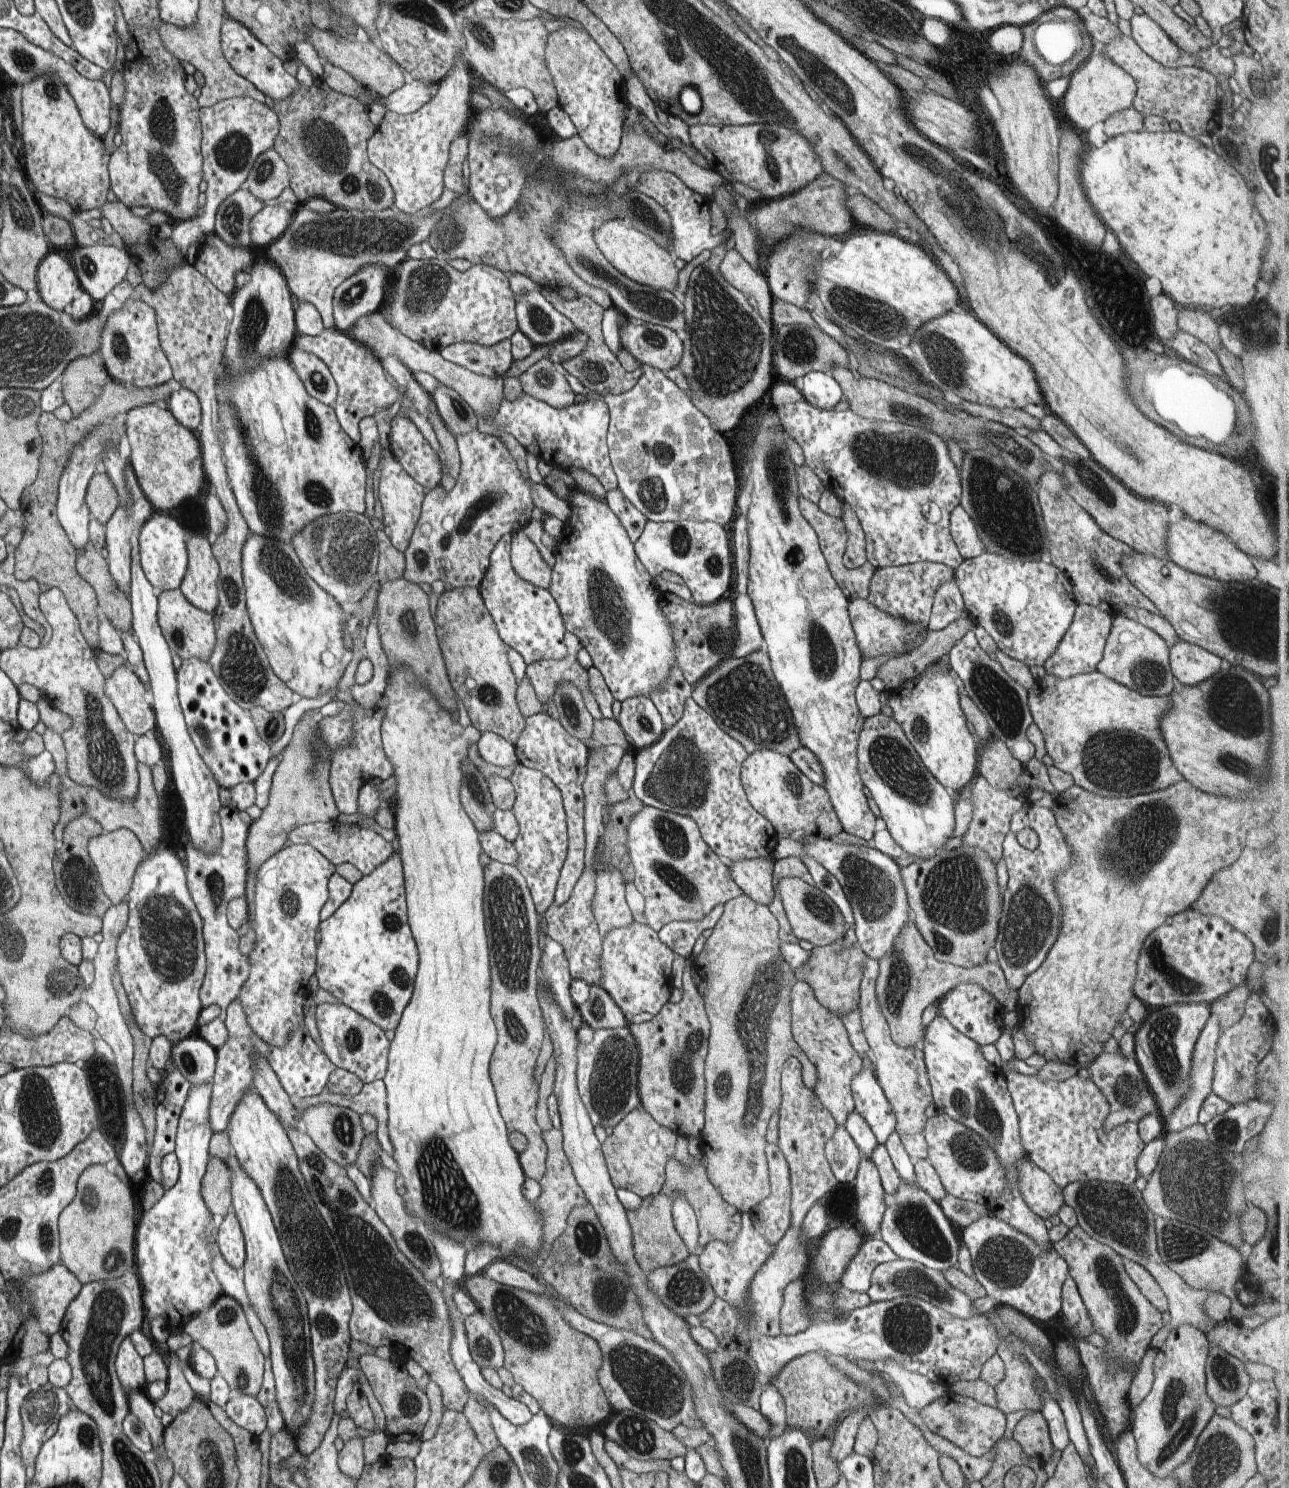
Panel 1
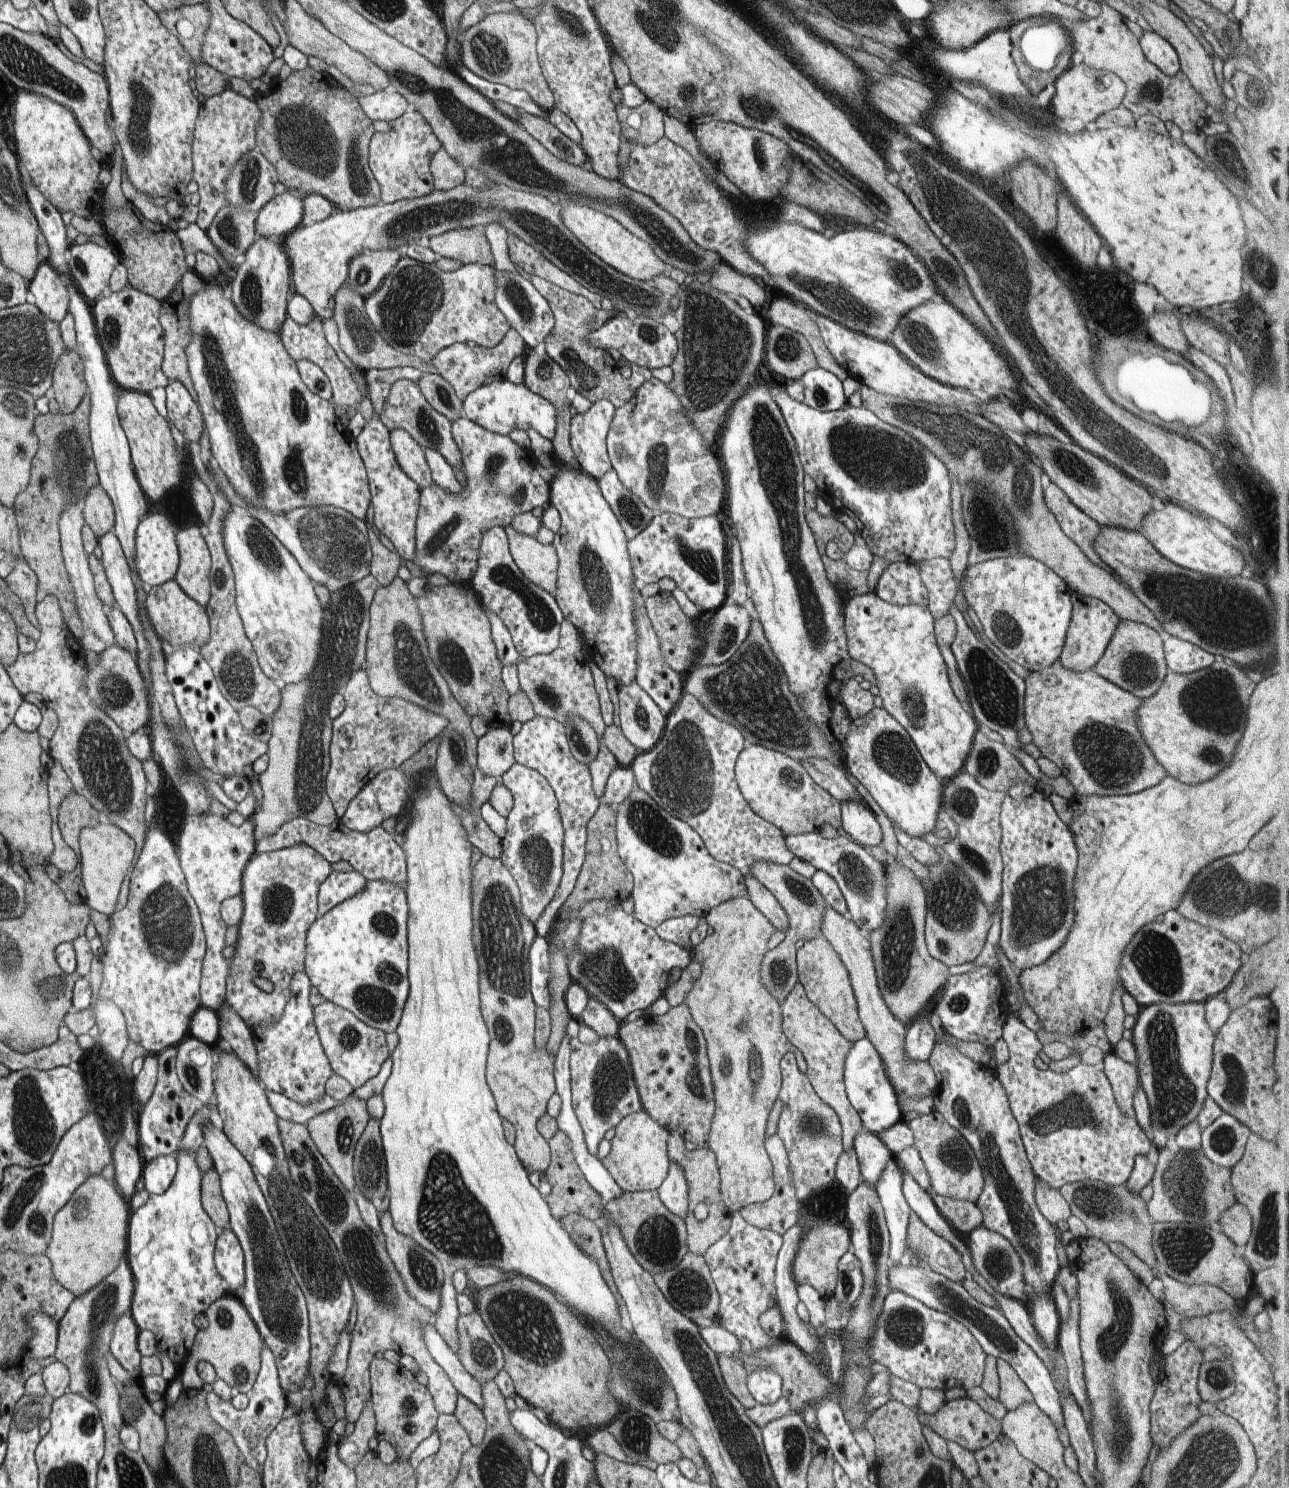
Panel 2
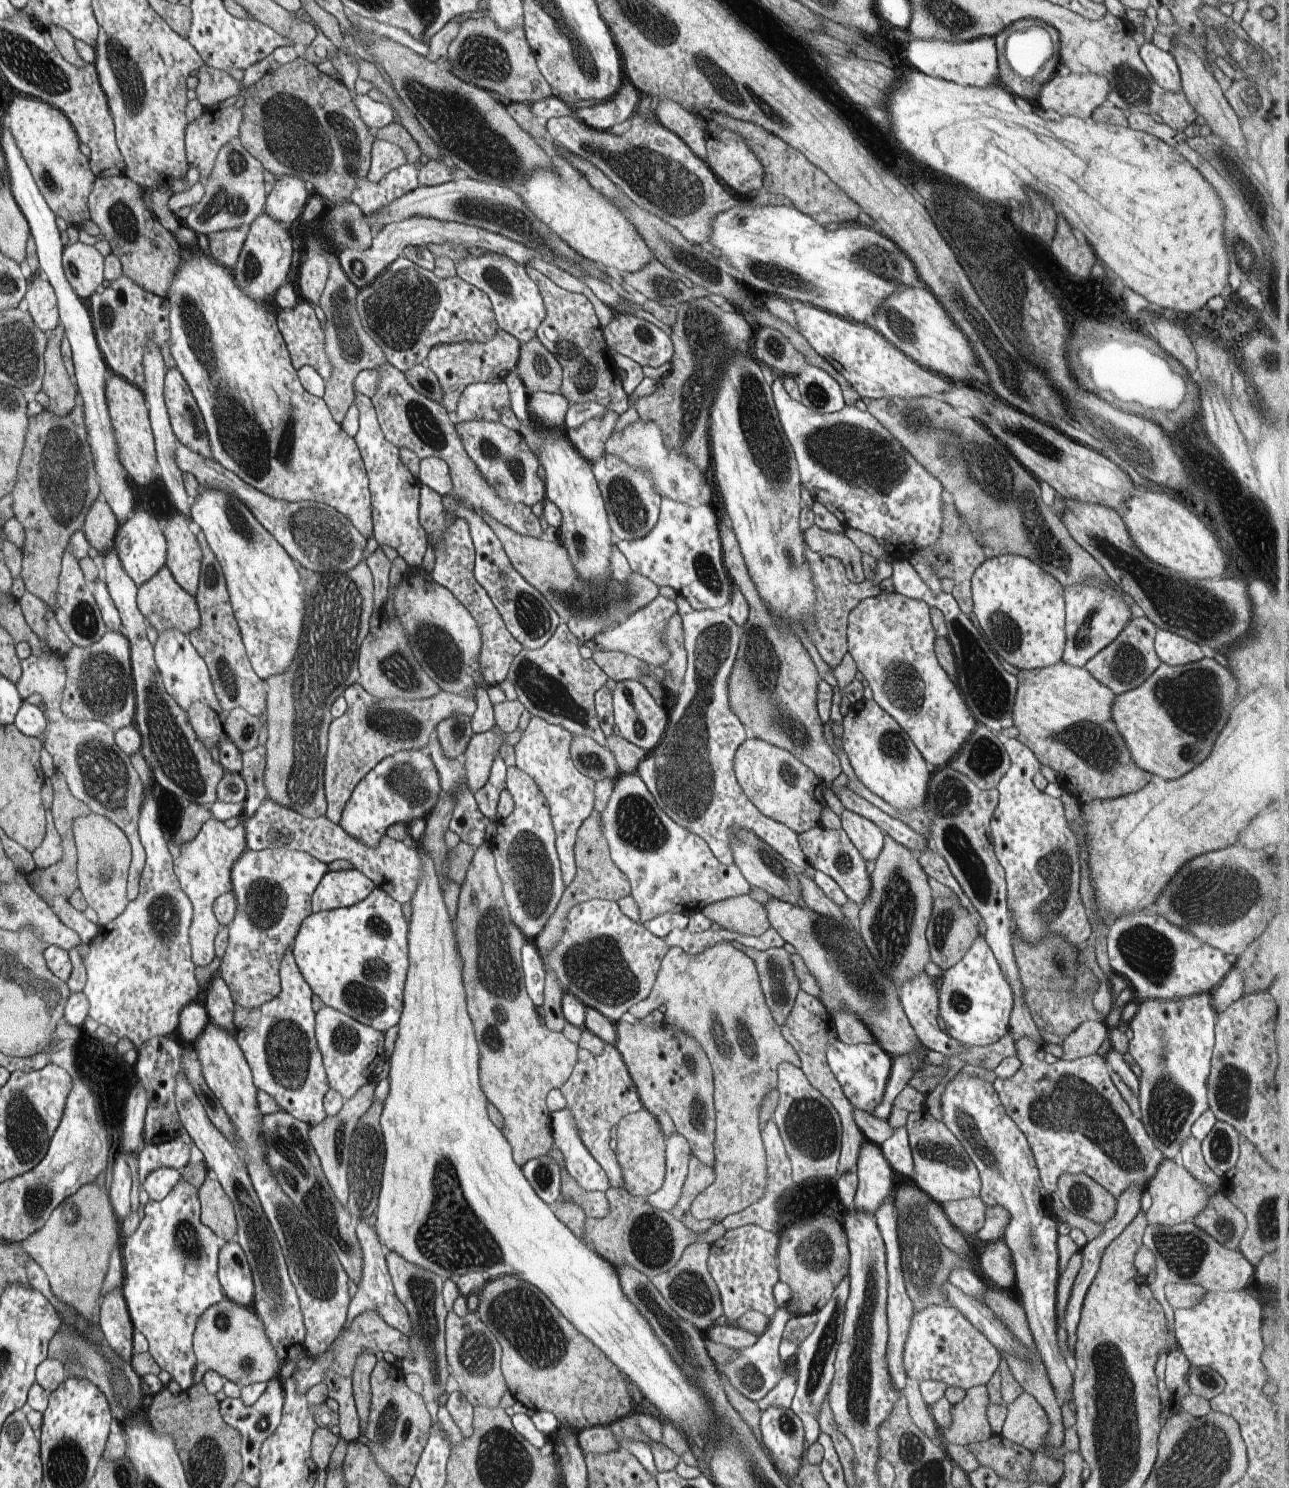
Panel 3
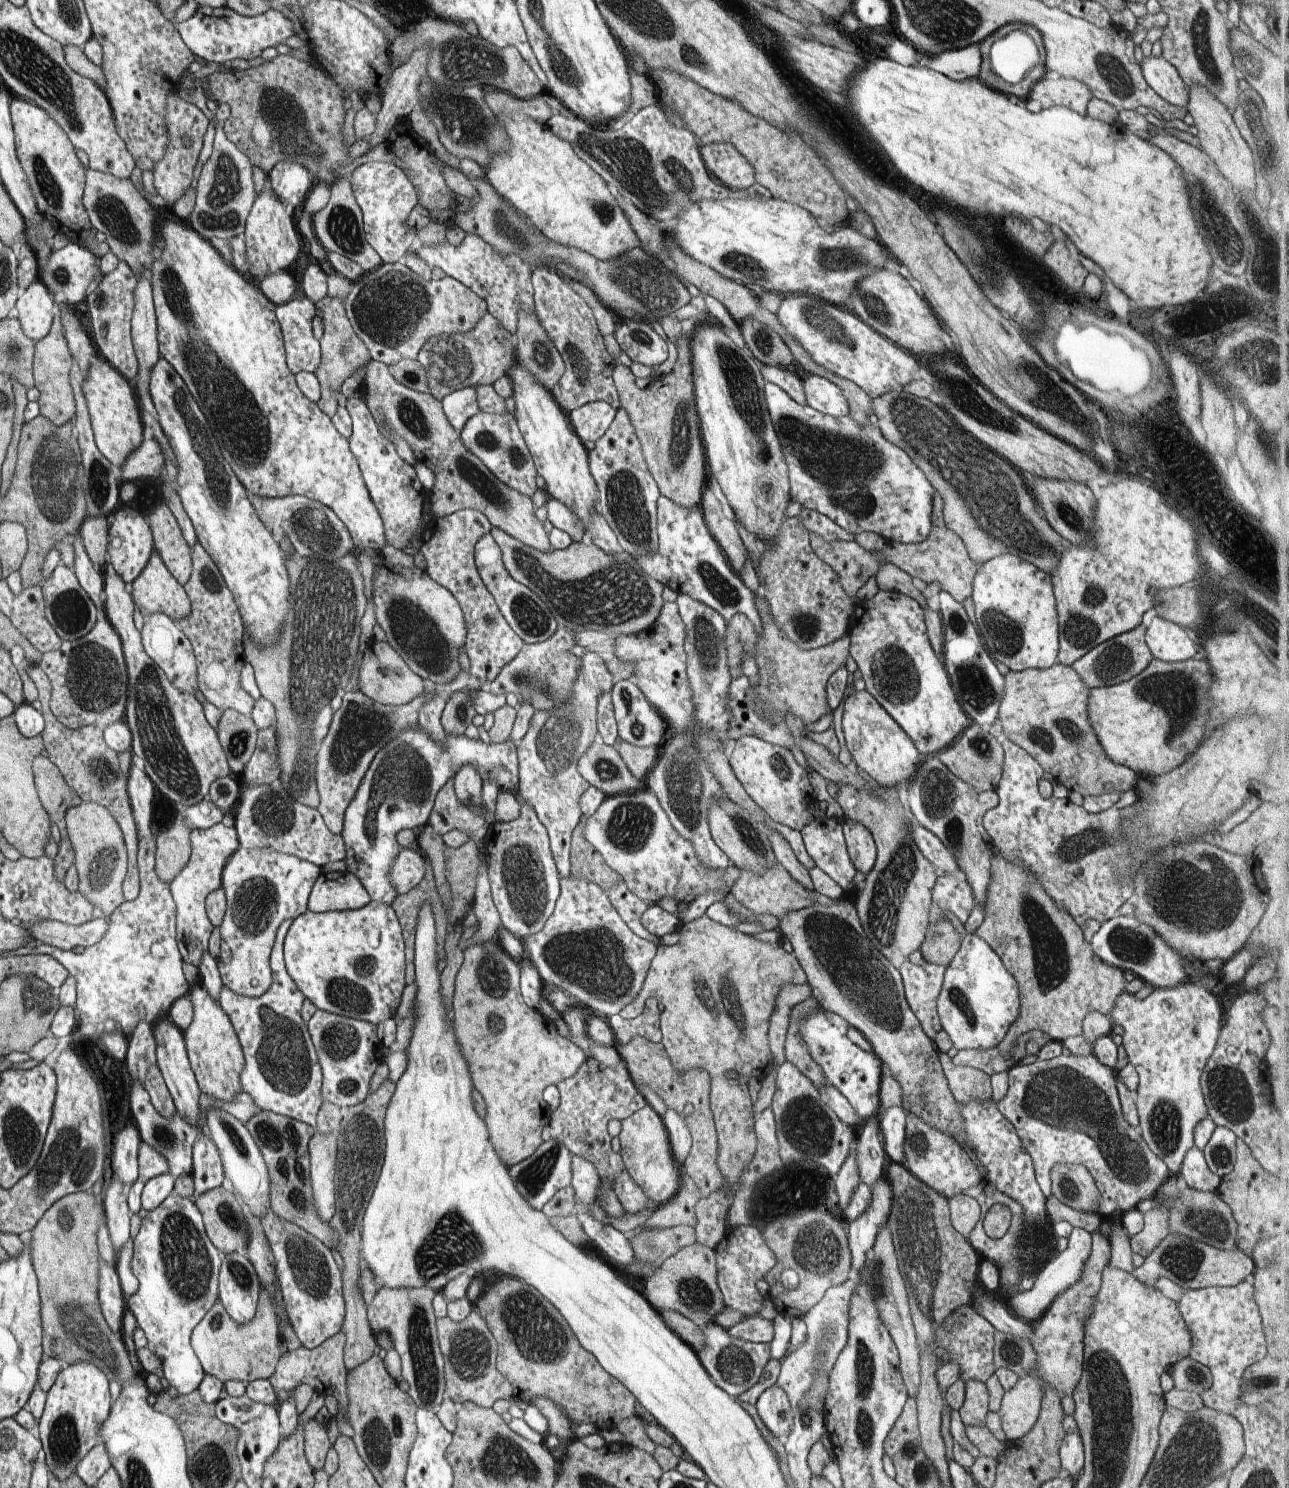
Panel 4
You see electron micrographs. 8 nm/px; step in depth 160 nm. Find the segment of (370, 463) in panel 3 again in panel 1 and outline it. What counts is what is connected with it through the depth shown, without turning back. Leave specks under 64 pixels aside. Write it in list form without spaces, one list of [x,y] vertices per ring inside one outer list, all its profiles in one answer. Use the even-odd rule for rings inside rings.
[[[388,443],[383,444],[378,467],[379,466],[381,466],[381,470],[377,496],[382,504],[383,532],[390,538],[390,542],[392,542],[392,546],[394,546],[396,550],[400,553],[405,553],[410,547],[410,540],[414,528],[420,518],[422,501],[426,490],[400,465],[400,462],[388,448]]]

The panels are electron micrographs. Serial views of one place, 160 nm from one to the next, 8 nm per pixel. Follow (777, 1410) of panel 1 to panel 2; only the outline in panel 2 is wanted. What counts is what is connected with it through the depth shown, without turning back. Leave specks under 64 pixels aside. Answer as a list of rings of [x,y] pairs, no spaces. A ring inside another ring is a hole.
[[[764,1368],[749,1374],[747,1387],[754,1400],[763,1405],[774,1404],[783,1396],[781,1376]]]

